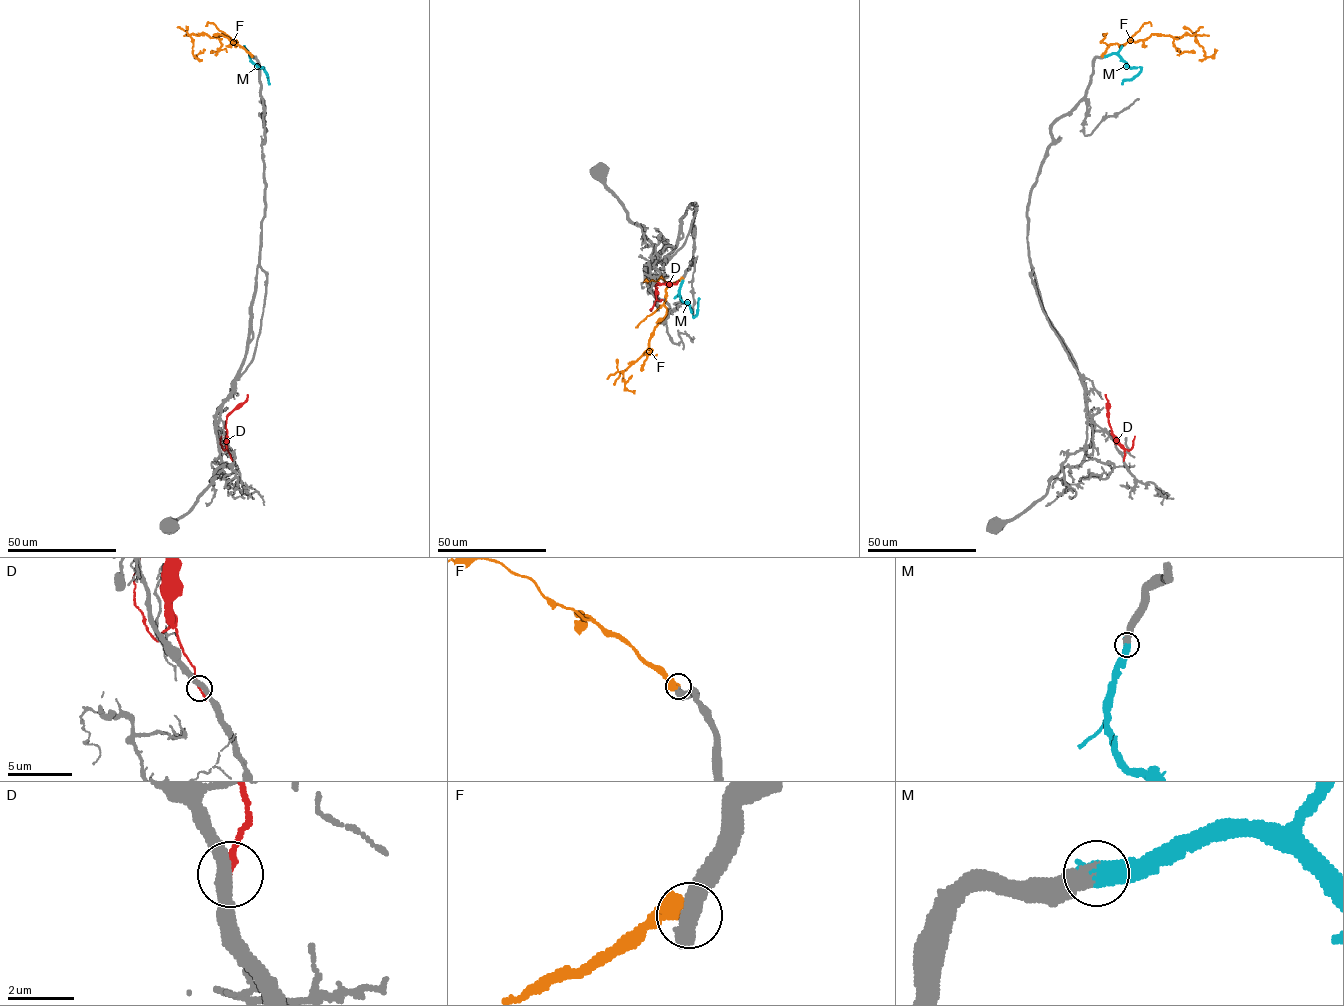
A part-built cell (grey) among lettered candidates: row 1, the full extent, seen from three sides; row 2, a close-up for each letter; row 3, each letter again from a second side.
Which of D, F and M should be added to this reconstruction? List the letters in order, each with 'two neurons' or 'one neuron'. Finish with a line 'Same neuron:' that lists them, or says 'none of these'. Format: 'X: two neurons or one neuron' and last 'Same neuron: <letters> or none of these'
D: two neurons
F: two neurons
M: one neuron
Same neuron: M

